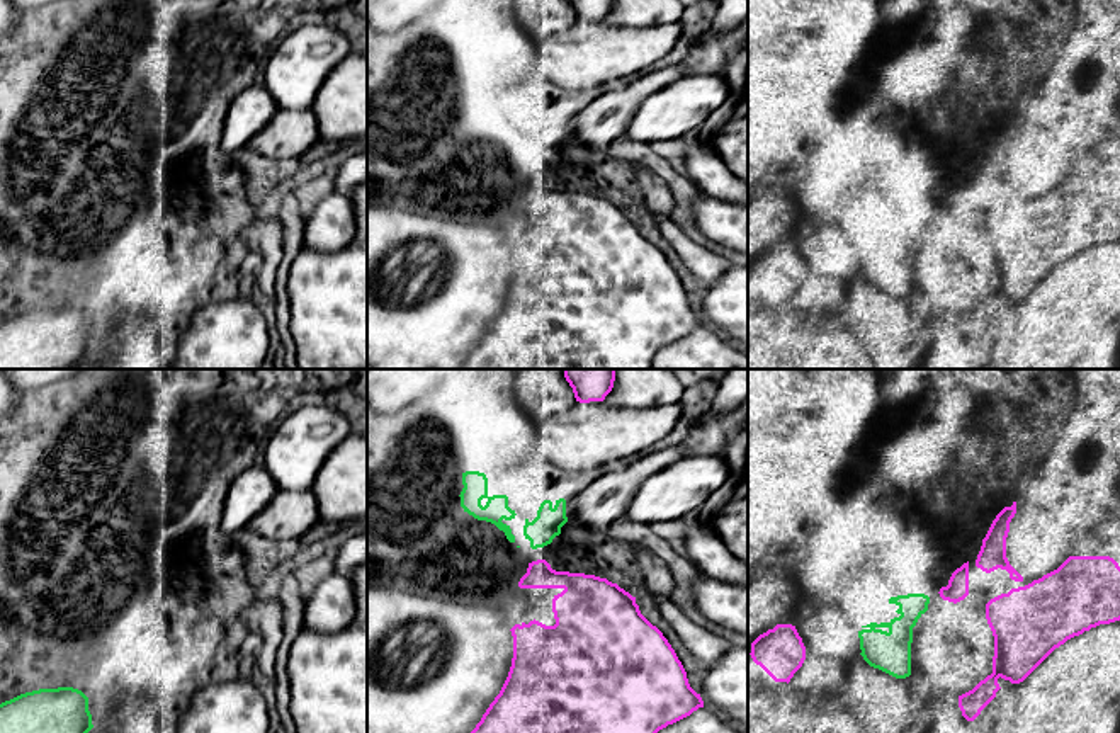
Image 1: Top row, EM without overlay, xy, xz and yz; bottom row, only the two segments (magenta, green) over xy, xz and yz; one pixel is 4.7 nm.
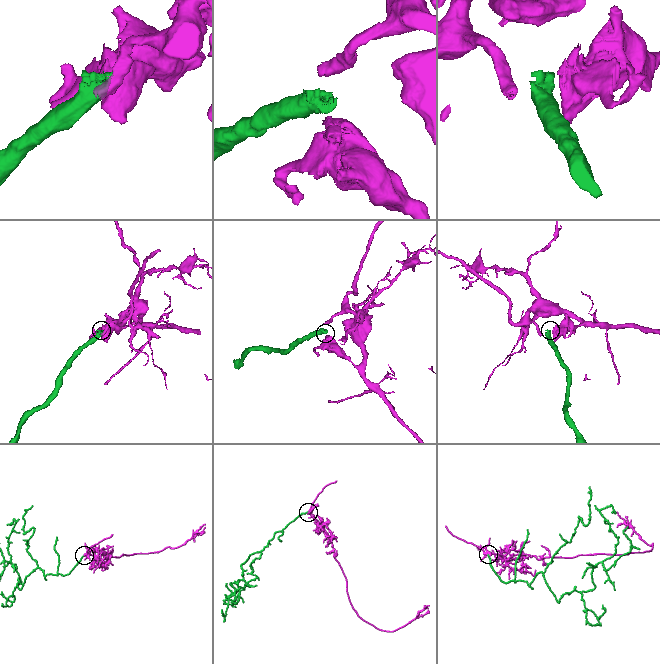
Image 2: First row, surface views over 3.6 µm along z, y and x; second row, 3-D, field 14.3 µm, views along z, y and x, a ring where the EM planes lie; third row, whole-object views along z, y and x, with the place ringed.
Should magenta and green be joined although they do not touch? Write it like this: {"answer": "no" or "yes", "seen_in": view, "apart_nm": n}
{"answer": "no", "seen_in": "yz", "apart_nm": 50}

